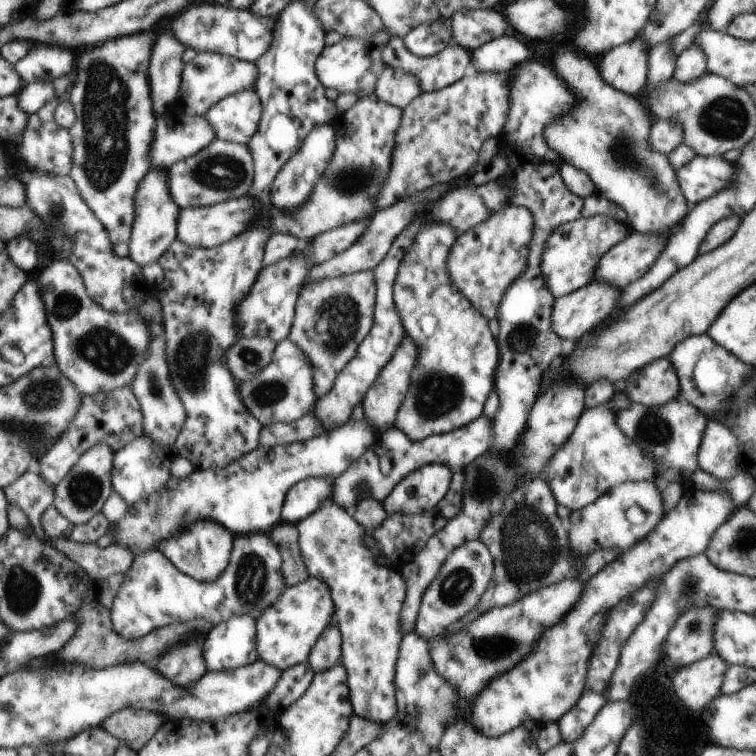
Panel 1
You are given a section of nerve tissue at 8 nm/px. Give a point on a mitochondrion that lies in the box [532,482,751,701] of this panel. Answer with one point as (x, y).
(688, 586)

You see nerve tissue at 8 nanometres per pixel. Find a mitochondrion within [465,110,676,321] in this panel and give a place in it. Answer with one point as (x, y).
(622, 149)

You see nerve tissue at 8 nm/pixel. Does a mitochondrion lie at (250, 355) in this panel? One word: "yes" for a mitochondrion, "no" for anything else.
yes

